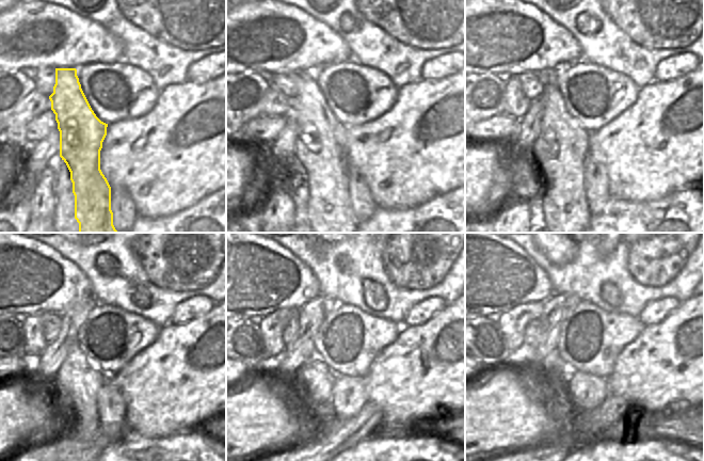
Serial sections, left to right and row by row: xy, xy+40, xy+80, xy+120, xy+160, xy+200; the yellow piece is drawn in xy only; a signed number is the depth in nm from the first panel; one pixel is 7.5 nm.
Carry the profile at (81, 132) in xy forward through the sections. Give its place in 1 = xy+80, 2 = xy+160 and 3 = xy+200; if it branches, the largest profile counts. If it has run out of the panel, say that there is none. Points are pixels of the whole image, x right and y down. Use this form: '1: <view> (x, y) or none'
1: xy+80 (559, 152)
2: xy+160 (317, 379)
3: xy+200 (560, 377)

